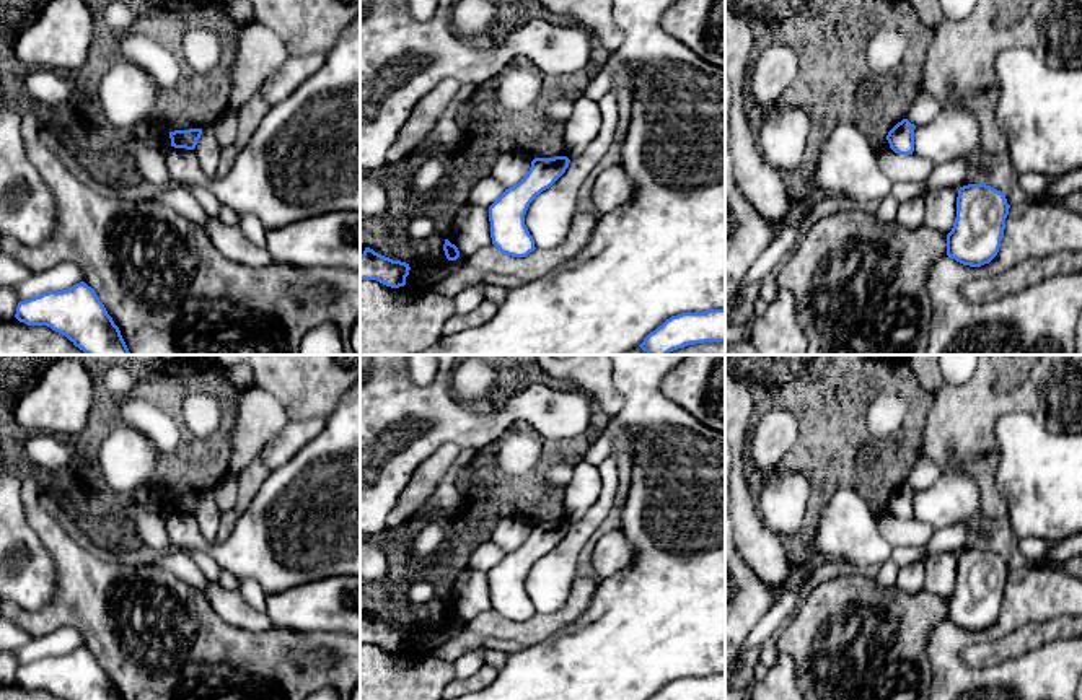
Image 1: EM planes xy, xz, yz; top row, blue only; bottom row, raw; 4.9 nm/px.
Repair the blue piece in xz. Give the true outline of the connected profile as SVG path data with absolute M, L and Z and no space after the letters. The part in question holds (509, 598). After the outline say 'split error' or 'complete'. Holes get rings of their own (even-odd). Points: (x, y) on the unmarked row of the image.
M567 521L534 523L526 540L489 571L492 609L507 620L526 622L534 604L525 589L530 568L549 553L569 532Z; complete

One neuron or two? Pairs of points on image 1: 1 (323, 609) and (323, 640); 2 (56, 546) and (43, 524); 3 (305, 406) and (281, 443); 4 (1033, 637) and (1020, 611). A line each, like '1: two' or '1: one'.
1: two
2: one
3: two
4: two

